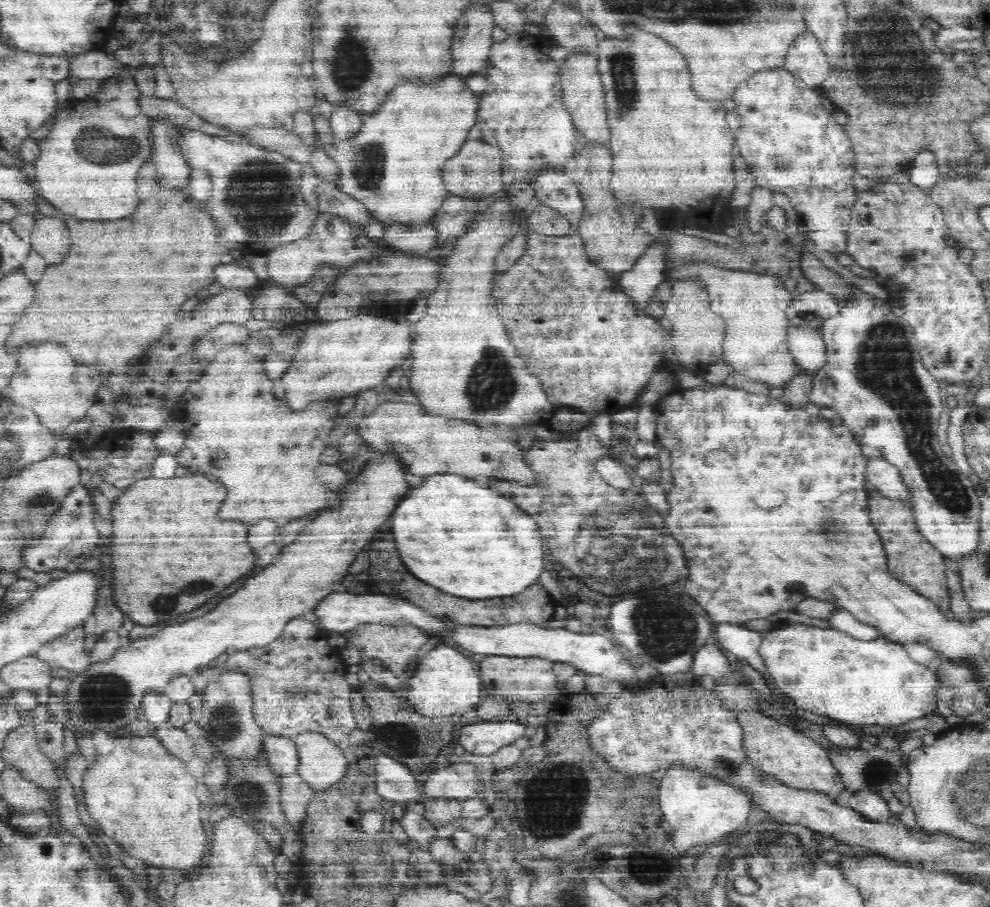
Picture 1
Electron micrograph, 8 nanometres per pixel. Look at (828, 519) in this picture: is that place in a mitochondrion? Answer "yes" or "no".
yes

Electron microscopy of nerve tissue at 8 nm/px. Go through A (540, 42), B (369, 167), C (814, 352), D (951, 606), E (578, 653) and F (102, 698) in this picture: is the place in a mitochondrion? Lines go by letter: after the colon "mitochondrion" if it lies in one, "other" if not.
A: other
B: mitochondrion
C: other
D: other
E: other
F: mitochondrion

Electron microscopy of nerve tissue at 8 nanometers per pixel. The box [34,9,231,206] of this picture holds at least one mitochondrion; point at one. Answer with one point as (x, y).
(94, 148)

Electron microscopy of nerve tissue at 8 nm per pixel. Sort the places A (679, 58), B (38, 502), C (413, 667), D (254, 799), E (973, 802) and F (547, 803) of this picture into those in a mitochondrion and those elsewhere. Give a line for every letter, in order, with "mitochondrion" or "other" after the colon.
A: other
B: mitochondrion
C: other
D: mitochondrion
E: mitochondrion
F: mitochondrion

